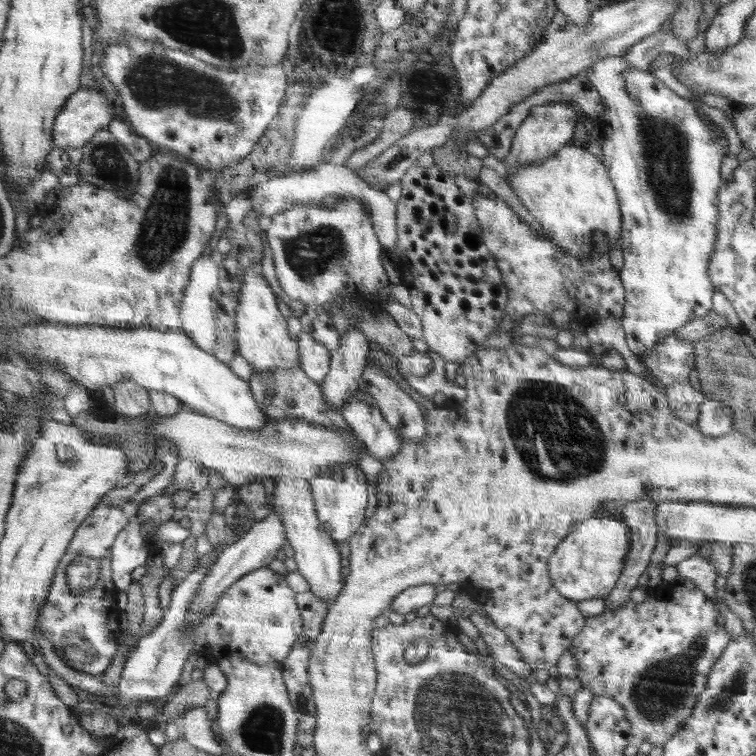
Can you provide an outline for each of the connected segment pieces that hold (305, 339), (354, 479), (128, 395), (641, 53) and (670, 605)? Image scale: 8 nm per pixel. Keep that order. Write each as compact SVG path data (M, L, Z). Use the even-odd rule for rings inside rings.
M306 332L298 333L301 342L301 370L316 384L324 382L332 364L332 350L314 341Z
M346 463L344 468L334 468L330 476L316 476L308 480L316 502L317 519L321 521L325 531L339 543L348 540L364 523L364 510L368 506L366 478L358 468L358 464Z
M122 379L121 382L113 385L114 409L118 414L124 414L127 417L140 416L140 414L146 414L146 410L153 406L147 390L138 386L135 380Z
M659 30L653 35L642 39L640 43L633 44L623 56L626 64L638 70L648 70L651 63L659 54L671 54L675 58L689 58L690 51L673 35L673 30L663 32Z
M678 584L672 589L650 590L642 602L628 599L617 609L605 608L602 614L593 617L587 619L585 628L568 648L577 658L575 678L582 682L582 688L591 690L596 697L610 696L622 705L635 742L649 740L652 746L663 747L692 714L701 692L706 688L709 672L731 641L726 629L716 624L716 618L720 618L718 608L702 589L695 587L691 590L684 584Z

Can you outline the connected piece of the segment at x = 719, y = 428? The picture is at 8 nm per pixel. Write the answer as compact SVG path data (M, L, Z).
M707 400L697 416L698 430L708 437L719 437L731 431L731 410L724 403Z

